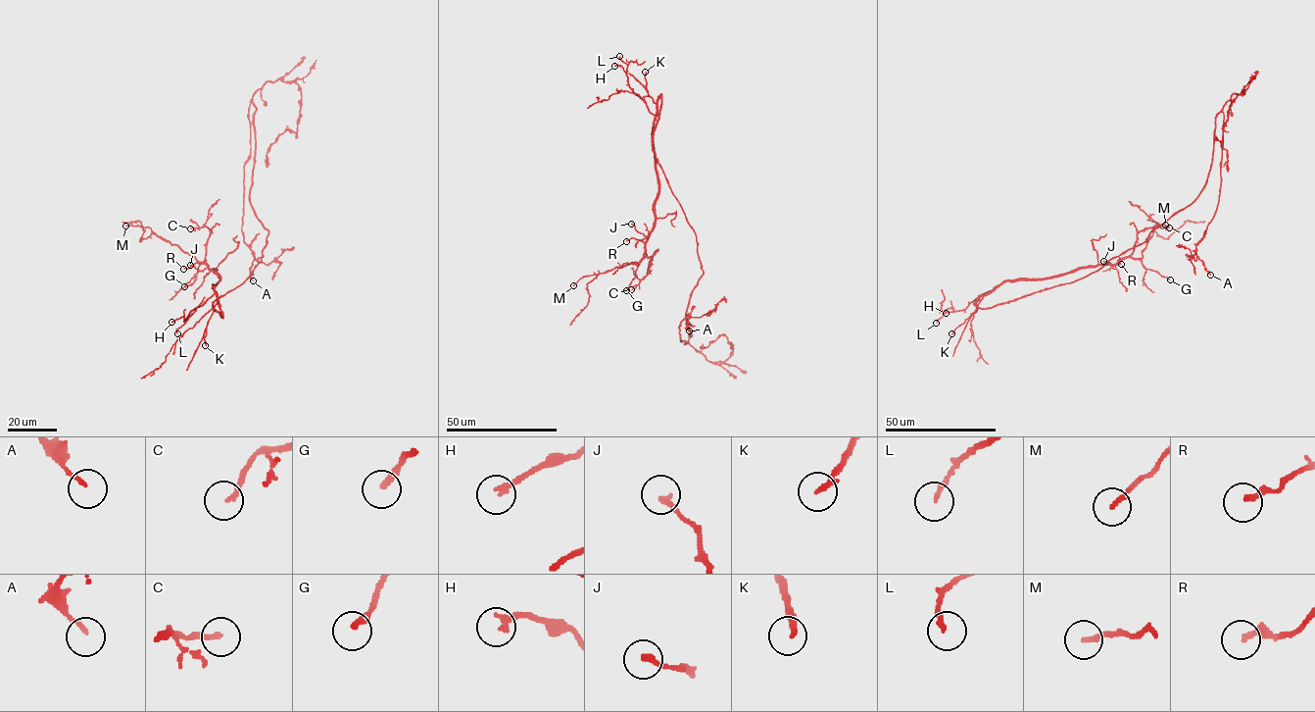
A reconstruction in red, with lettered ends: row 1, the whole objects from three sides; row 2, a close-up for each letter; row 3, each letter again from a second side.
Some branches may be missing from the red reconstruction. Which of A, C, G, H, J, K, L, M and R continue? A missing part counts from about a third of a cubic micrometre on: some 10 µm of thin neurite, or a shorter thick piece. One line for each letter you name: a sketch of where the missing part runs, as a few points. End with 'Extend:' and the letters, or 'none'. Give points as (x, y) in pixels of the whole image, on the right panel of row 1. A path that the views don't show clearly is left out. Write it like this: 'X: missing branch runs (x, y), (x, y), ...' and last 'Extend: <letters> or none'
Extend: K

